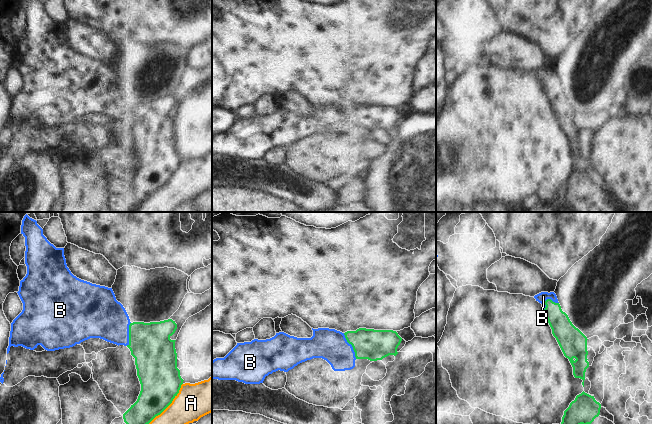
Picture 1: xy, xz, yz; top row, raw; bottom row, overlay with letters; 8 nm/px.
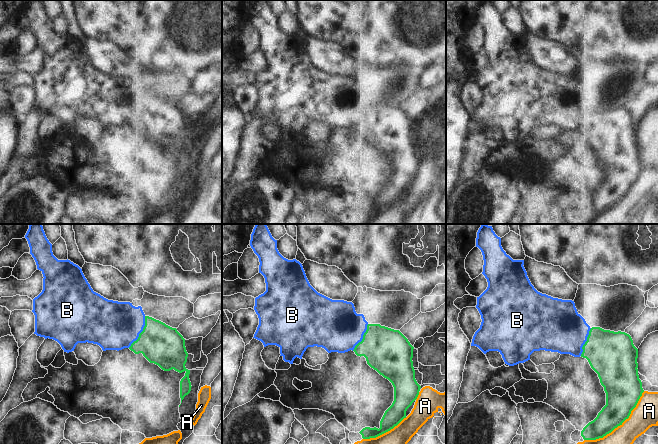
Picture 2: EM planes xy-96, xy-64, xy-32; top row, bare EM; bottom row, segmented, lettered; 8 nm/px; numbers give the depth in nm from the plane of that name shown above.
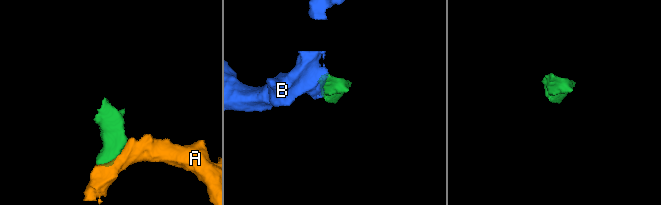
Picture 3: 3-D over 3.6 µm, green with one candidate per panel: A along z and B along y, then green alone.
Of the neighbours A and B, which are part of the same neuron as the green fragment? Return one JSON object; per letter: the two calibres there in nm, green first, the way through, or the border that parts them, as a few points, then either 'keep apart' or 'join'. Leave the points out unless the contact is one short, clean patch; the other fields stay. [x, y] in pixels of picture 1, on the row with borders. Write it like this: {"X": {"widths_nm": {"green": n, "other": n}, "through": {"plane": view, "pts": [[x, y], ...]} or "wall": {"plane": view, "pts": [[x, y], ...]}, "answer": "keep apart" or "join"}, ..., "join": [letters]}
{"A": {"widths_nm": {"green": 320, "other": 280}, "answer": "keep apart"}, "B": {"widths_nm": {"green": 240, "other": 260}, "answer": "join"}, "join": ["B"]}

